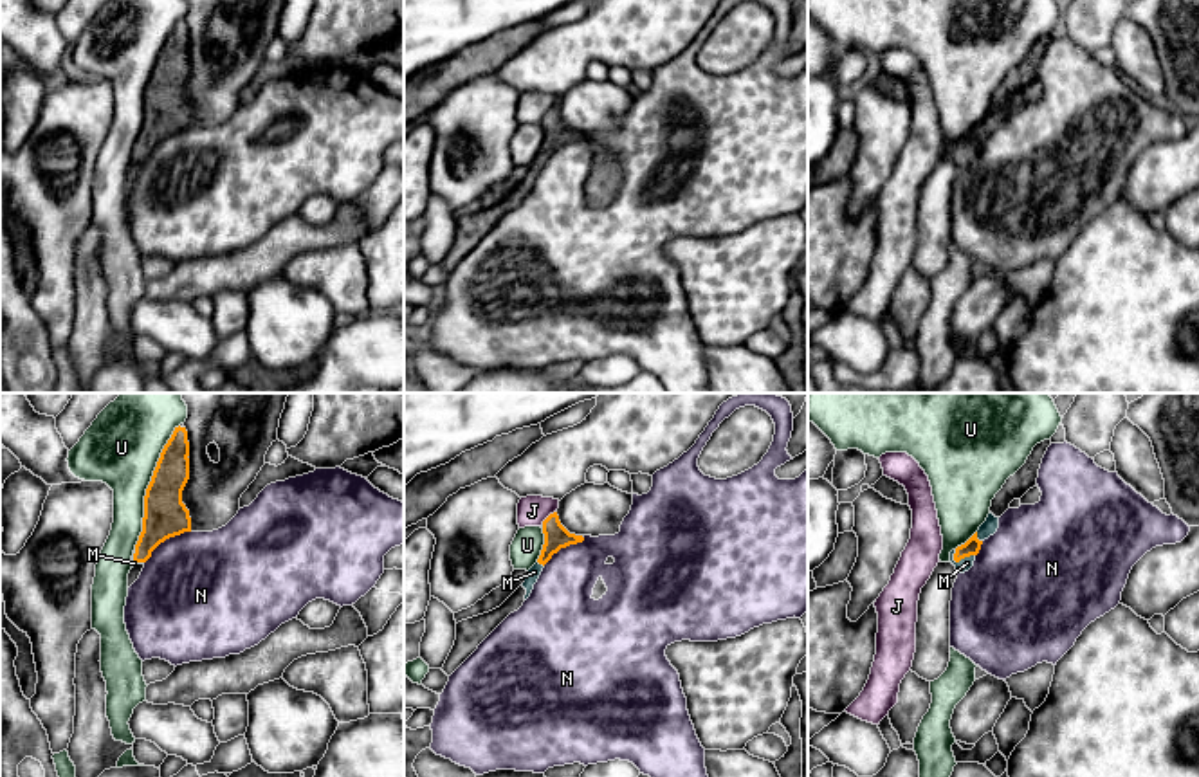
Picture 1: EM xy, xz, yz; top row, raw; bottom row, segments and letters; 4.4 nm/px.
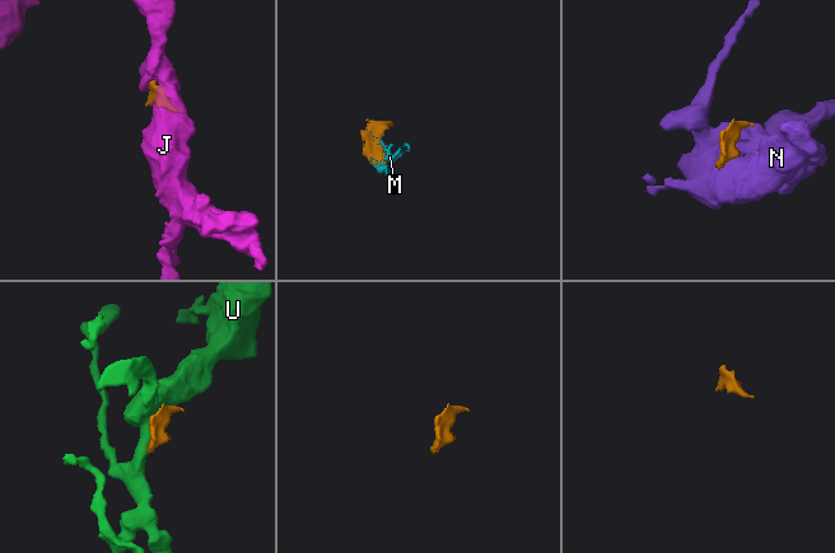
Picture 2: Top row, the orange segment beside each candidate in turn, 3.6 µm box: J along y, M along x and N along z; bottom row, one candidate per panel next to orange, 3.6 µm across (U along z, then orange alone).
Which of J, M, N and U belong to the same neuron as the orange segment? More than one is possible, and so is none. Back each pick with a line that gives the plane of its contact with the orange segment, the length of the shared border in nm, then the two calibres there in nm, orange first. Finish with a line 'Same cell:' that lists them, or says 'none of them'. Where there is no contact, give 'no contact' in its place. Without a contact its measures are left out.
M: contact in yz; length 110 nm; calibres 70 and 60 nm
Same cell: M

